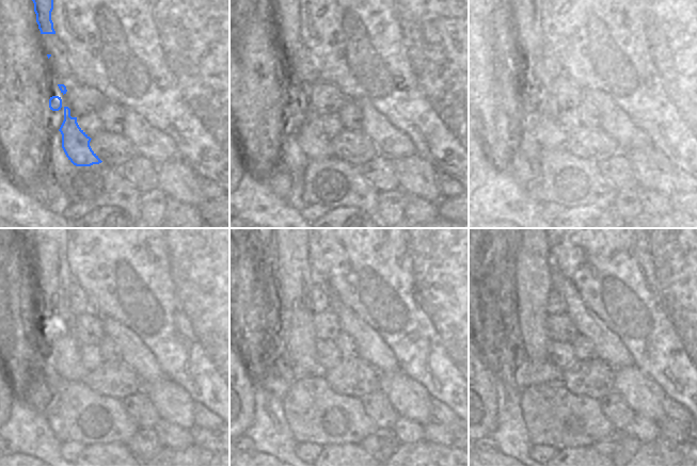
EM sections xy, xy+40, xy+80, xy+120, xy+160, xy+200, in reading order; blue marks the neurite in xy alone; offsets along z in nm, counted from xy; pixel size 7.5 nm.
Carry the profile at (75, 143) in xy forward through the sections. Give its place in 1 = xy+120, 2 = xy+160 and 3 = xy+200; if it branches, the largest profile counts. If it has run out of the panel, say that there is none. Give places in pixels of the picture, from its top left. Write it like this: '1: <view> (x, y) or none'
1: xy+120 (50, 273)
2: xy+160 (288, 279)
3: xy+200 (526, 280)

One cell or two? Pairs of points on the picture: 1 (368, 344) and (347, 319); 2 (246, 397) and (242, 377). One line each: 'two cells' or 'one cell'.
1: one cell
2: one cell

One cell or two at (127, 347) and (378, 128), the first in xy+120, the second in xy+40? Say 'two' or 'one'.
one

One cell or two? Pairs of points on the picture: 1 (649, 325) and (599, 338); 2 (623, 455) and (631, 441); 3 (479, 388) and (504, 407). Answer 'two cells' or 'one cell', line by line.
1: two cells
2: one cell
3: two cells

